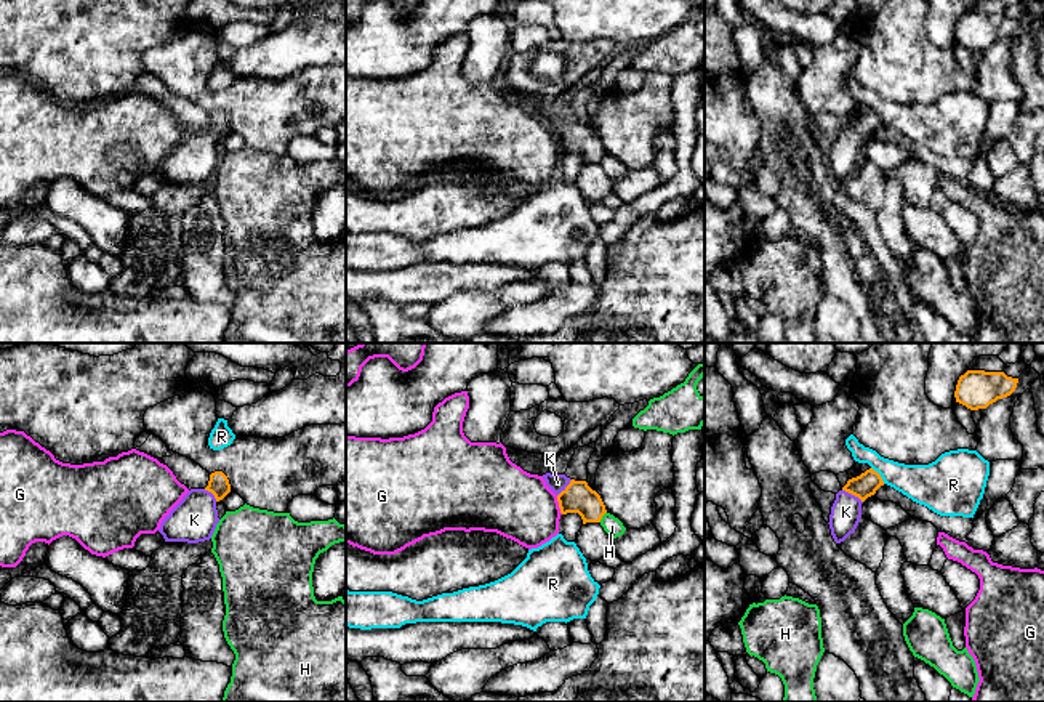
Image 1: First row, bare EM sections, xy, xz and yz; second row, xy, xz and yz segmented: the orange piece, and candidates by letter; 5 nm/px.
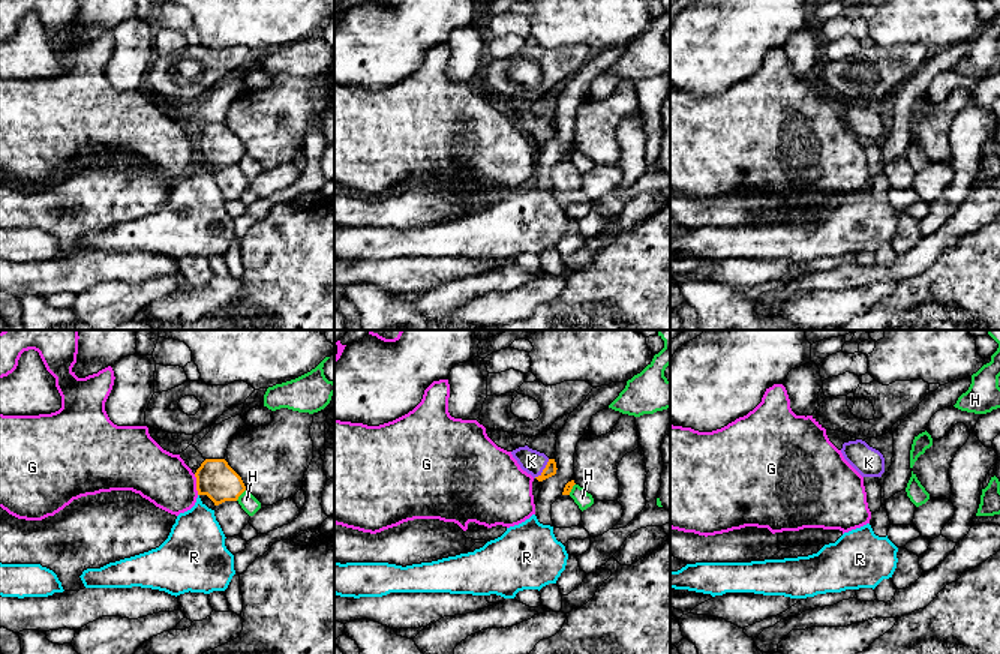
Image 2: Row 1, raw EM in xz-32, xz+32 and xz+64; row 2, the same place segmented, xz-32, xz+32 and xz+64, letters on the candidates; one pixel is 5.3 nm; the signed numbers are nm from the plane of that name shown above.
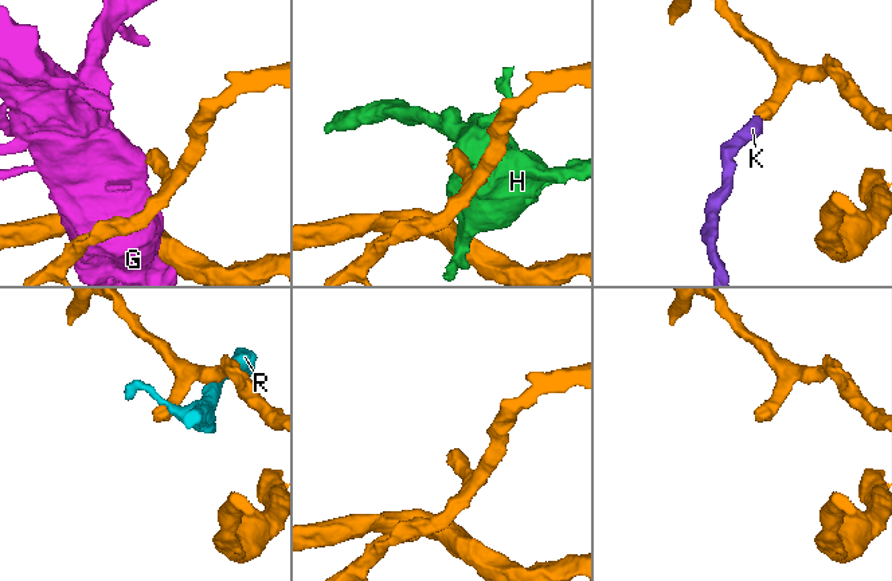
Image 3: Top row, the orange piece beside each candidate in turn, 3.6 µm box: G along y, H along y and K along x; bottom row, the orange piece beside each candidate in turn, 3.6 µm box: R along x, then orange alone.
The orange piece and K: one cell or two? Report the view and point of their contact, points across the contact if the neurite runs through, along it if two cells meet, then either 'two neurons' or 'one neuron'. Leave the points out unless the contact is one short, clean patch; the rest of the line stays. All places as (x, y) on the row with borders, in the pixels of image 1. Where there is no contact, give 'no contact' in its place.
contact yz (852, 494); way yz (863, 486), (852, 494), (846, 512); one neuron

